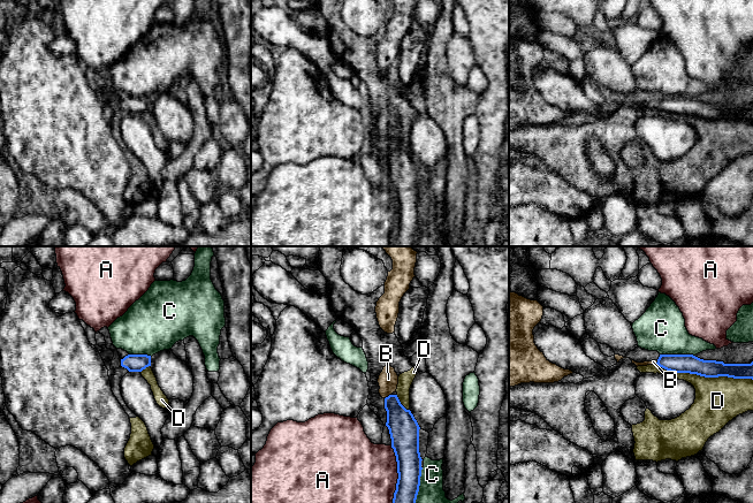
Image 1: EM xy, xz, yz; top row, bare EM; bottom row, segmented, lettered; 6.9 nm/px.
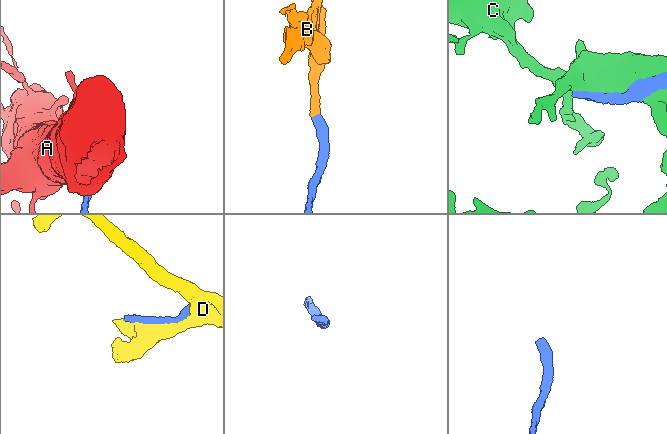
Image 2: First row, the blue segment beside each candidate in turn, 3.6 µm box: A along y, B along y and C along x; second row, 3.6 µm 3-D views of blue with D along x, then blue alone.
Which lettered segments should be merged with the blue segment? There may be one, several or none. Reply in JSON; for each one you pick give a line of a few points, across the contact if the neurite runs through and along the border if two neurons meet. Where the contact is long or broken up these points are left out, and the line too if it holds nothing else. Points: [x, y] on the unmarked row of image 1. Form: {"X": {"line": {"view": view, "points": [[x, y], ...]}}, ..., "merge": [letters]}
{"B": {"line": {"view": "xz", "points": [[403, 170], [388, 138], [388, 121]]}}, "merge": ["B"]}

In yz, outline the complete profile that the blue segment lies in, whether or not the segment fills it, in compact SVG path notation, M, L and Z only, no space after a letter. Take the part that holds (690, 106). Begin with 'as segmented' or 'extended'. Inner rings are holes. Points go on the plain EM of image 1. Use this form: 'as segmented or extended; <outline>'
extended; M660 97L657 102L632 106L647 108L657 106L660 109L675 115L690 115L705 120L728 119L733 121L753 122L753 104L751 106L724 106L716 102L703 102L693 97Z

